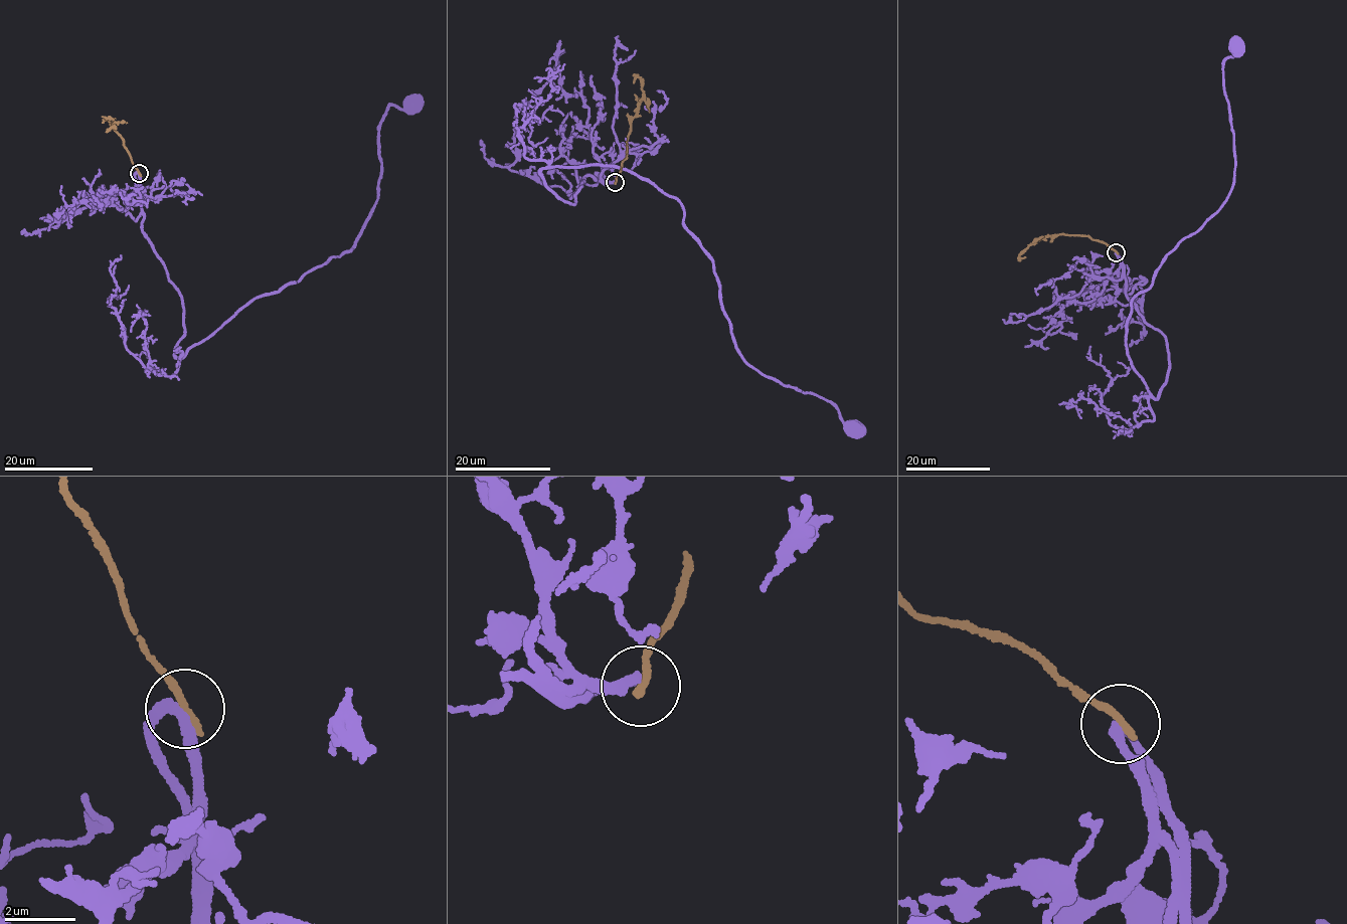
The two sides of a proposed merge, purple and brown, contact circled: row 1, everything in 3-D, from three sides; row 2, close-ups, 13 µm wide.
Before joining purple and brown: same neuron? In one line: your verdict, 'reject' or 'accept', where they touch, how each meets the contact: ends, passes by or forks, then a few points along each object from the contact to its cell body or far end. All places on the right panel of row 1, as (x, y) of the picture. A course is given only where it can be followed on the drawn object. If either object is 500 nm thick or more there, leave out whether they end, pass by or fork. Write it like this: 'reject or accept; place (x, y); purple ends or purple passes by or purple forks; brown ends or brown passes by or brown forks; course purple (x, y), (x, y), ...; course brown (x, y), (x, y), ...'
reject; place (1116, 252); purple passes by; brown ends; course purple (1116, 252), (1129, 300), (1166, 340), (1156, 398), (1126, 323), (1231, 188), (1234, 49); course brown (1116, 252), (1087, 236), (1063, 234), (1037, 240), (1020, 254), (1022, 258), (1025, 257)

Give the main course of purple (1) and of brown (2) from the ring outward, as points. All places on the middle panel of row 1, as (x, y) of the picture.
1: (615, 182), (584, 176), (572, 204), (540, 173), (626, 168), (680, 202), (742, 359), (852, 425)
2: (615, 182), (626, 157), (630, 123), (643, 93), (640, 79), (635, 78), (633, 82)

